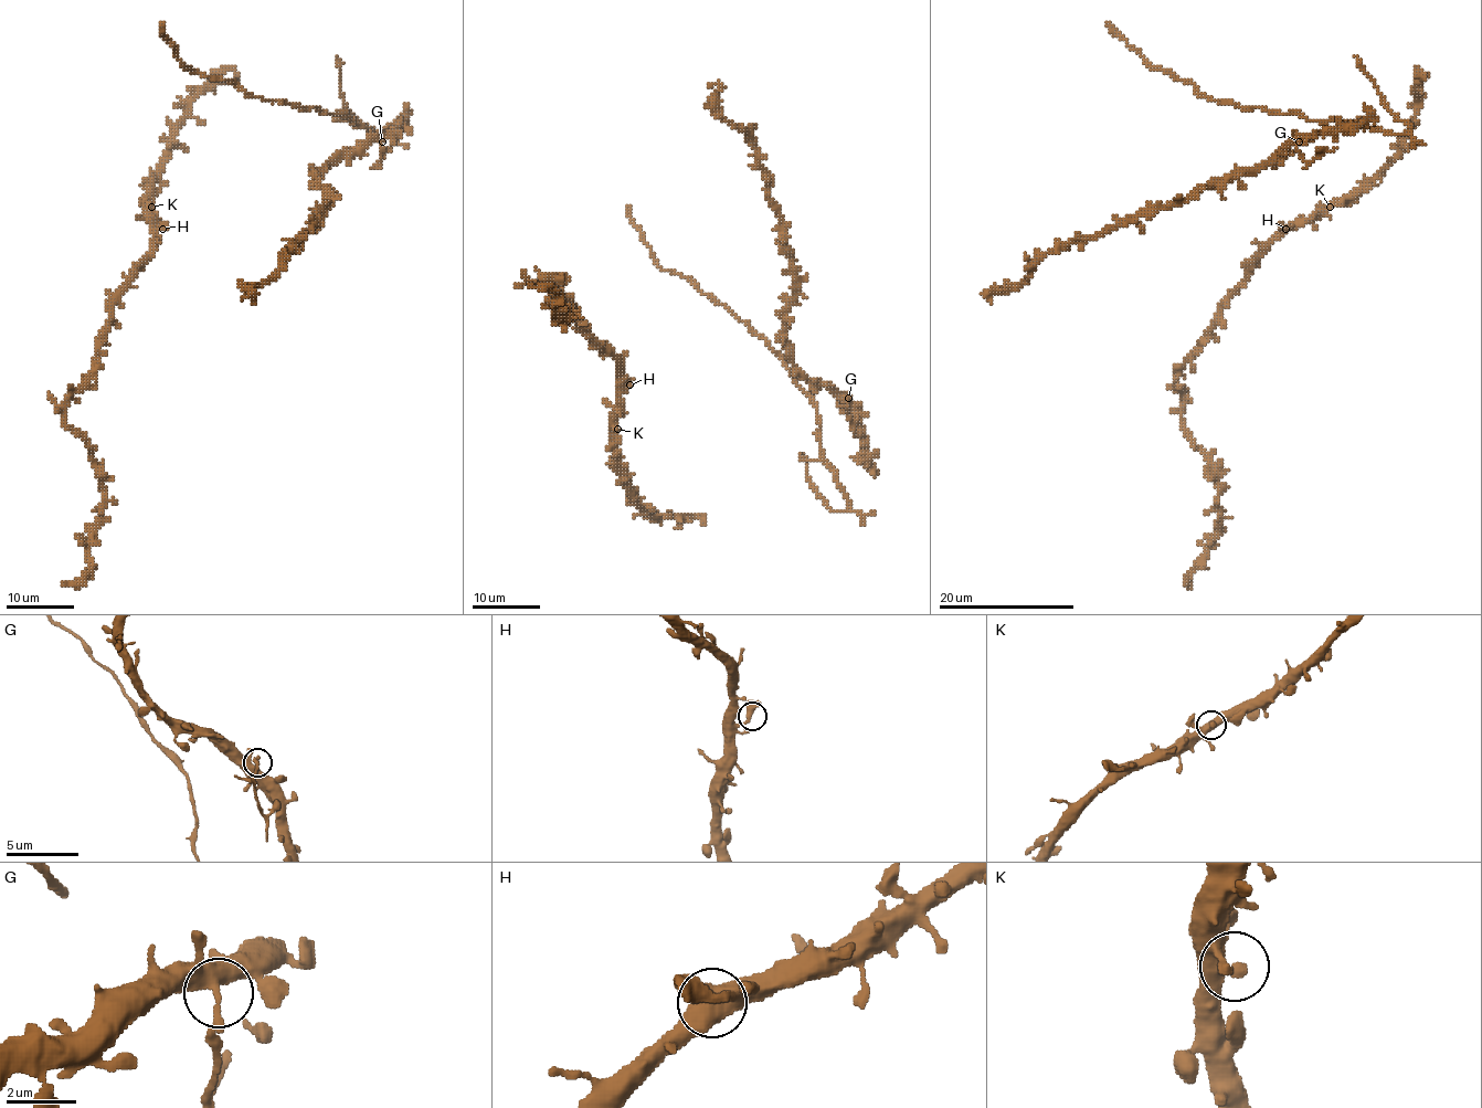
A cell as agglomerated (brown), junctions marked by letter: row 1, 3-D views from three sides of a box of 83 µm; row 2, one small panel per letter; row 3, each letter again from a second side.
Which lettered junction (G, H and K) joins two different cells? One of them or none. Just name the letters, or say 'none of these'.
G

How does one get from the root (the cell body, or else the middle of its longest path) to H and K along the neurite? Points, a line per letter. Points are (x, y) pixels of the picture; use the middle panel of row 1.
H: (652, 514), (635, 497), (617, 463), (614, 444), (614, 409), (617, 397), (630, 384)
K: (652, 514), (635, 497), (617, 463), (614, 444), (617, 429)

